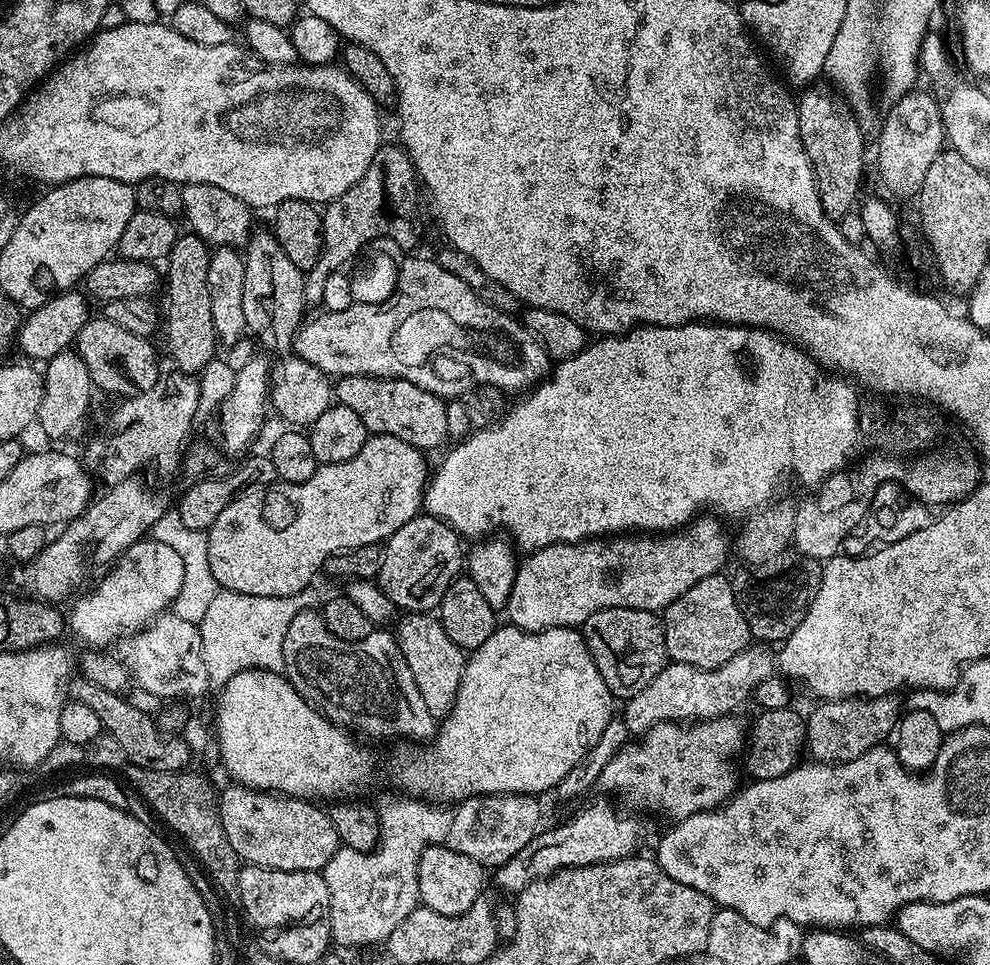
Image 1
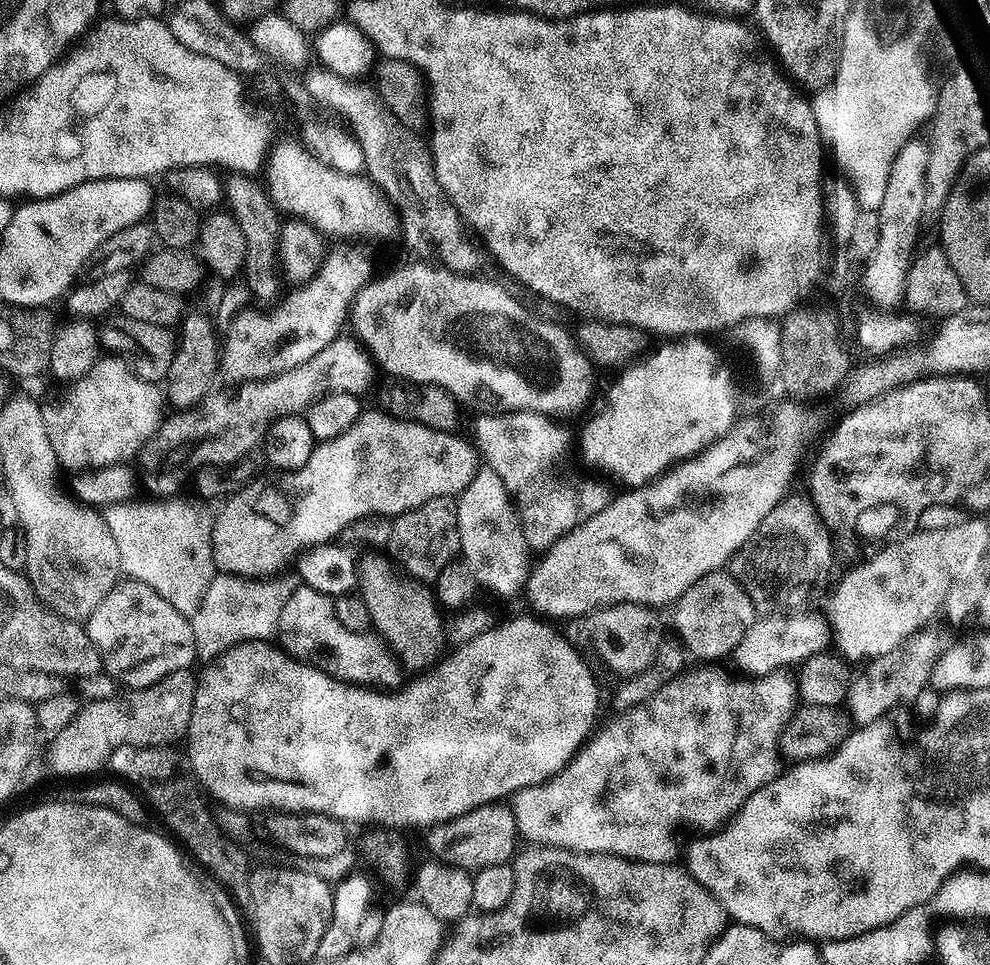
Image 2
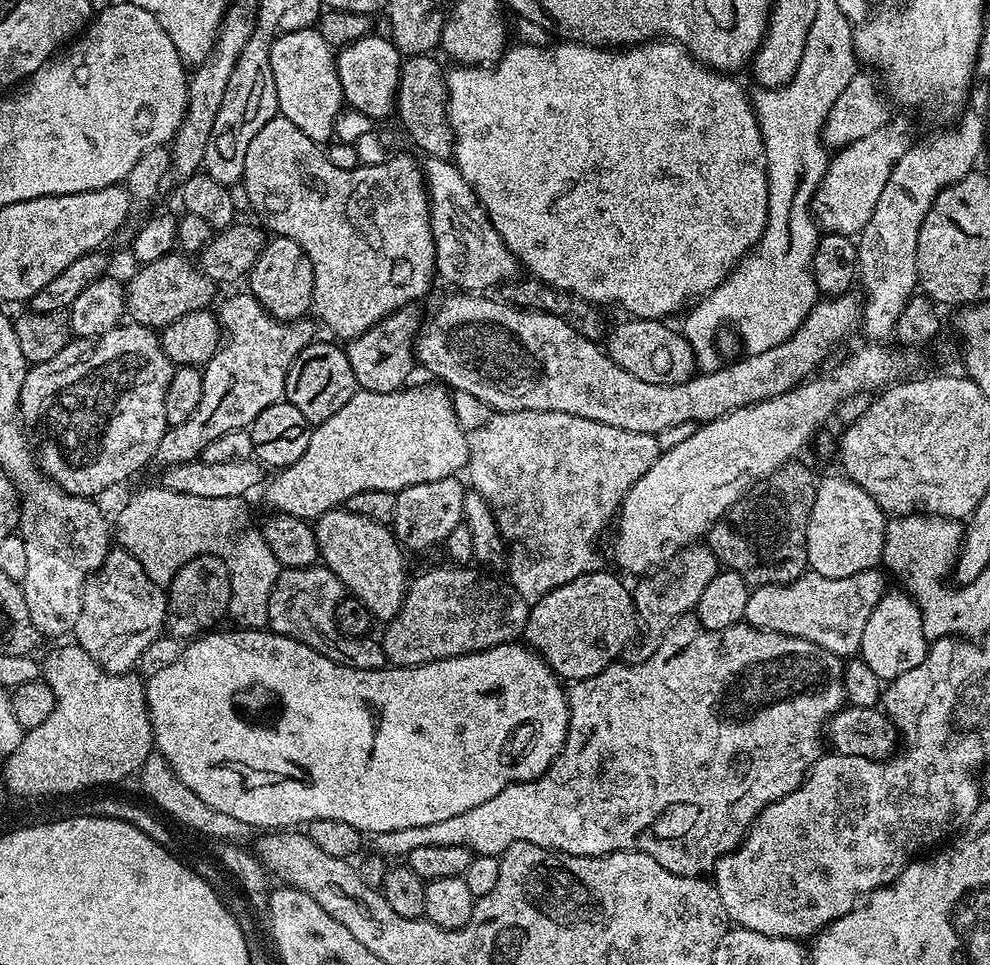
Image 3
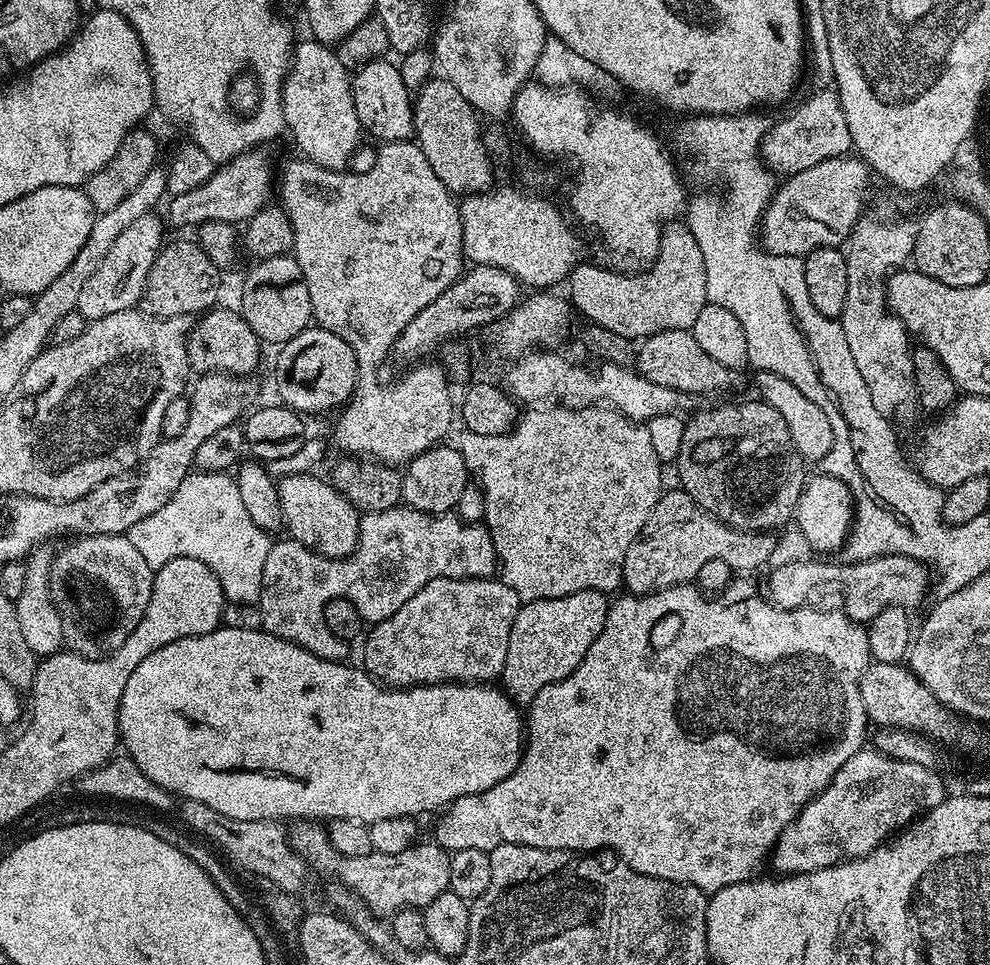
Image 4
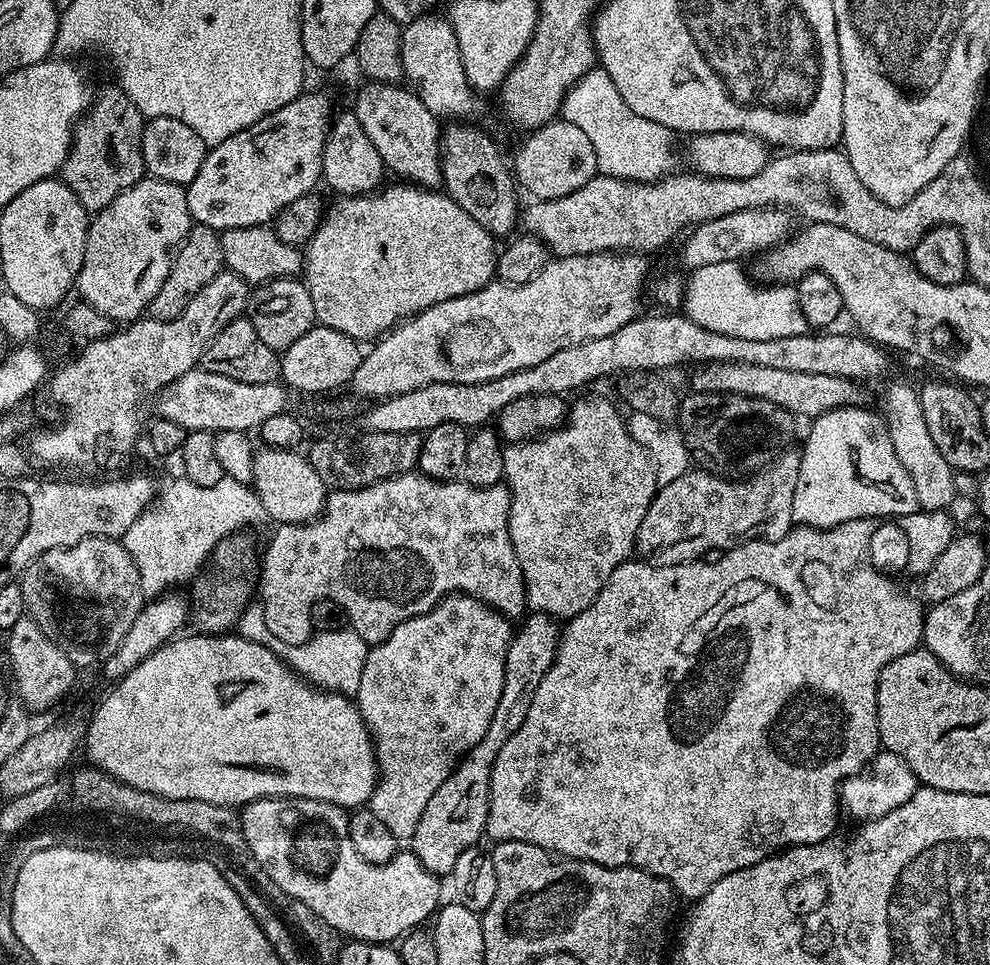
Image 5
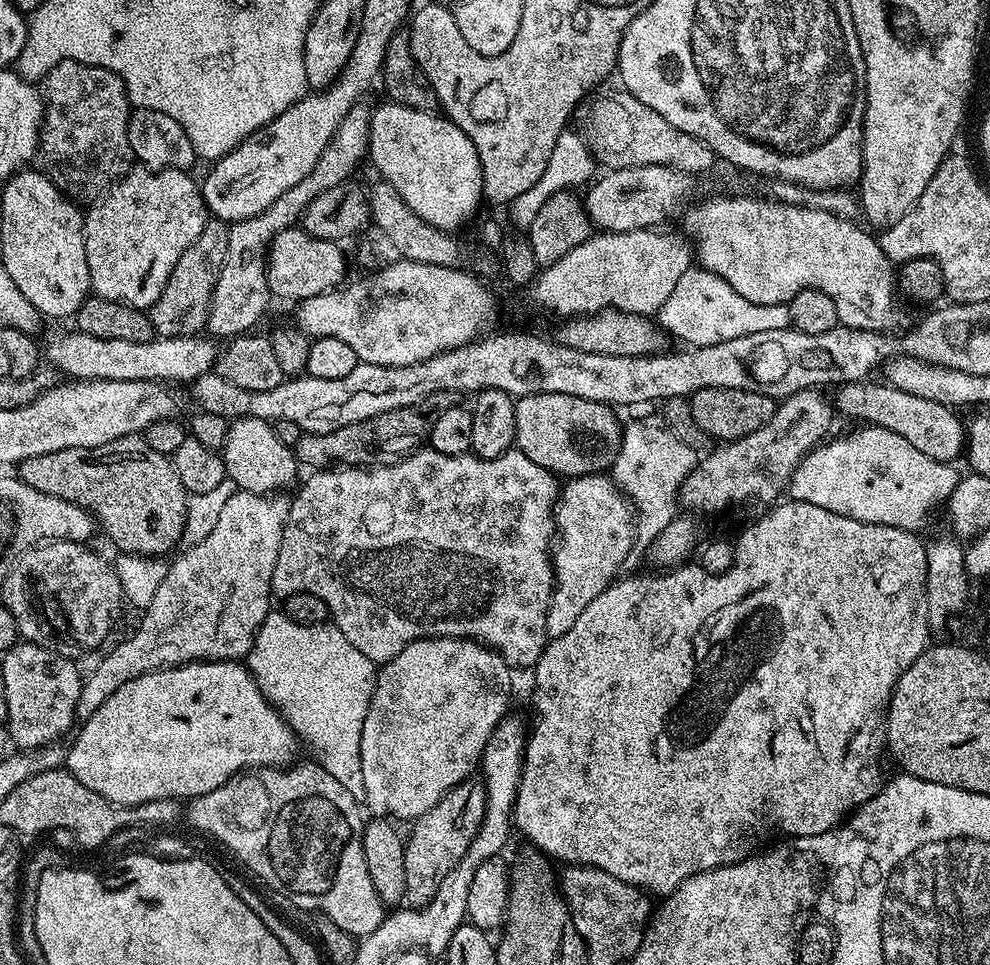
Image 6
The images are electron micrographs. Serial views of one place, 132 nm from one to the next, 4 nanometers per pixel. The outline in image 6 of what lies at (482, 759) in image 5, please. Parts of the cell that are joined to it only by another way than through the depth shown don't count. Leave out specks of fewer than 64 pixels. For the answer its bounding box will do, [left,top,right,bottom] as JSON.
[404,778,486,908]

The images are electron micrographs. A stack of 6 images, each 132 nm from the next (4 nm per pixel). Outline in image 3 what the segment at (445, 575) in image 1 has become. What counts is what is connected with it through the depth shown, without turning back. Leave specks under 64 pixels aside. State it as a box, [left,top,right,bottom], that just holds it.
[390,475,465,553]

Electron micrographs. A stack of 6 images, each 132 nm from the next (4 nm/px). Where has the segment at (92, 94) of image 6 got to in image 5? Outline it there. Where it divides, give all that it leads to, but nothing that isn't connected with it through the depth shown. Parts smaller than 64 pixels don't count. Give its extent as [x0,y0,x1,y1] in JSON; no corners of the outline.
[58,86,146,214]

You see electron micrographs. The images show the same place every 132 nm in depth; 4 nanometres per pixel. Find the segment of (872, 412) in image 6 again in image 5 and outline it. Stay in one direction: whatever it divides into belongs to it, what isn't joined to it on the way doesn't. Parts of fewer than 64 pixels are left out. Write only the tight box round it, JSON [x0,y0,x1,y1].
[692,364,861,418]

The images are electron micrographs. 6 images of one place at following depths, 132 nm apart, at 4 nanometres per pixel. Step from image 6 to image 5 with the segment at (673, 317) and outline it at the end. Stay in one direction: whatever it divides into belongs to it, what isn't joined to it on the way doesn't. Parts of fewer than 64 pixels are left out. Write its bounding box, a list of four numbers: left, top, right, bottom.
[683,261,809,338]

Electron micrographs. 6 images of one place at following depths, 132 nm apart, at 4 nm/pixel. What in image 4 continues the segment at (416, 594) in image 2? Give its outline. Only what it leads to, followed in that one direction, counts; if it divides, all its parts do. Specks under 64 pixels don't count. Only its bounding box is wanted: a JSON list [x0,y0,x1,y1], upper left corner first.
[279,474,361,558]

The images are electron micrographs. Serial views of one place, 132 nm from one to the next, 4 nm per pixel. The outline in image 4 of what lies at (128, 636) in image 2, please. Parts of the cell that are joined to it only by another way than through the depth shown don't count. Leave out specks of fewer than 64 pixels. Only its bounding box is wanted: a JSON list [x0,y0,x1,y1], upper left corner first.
[49,534,155,660]

